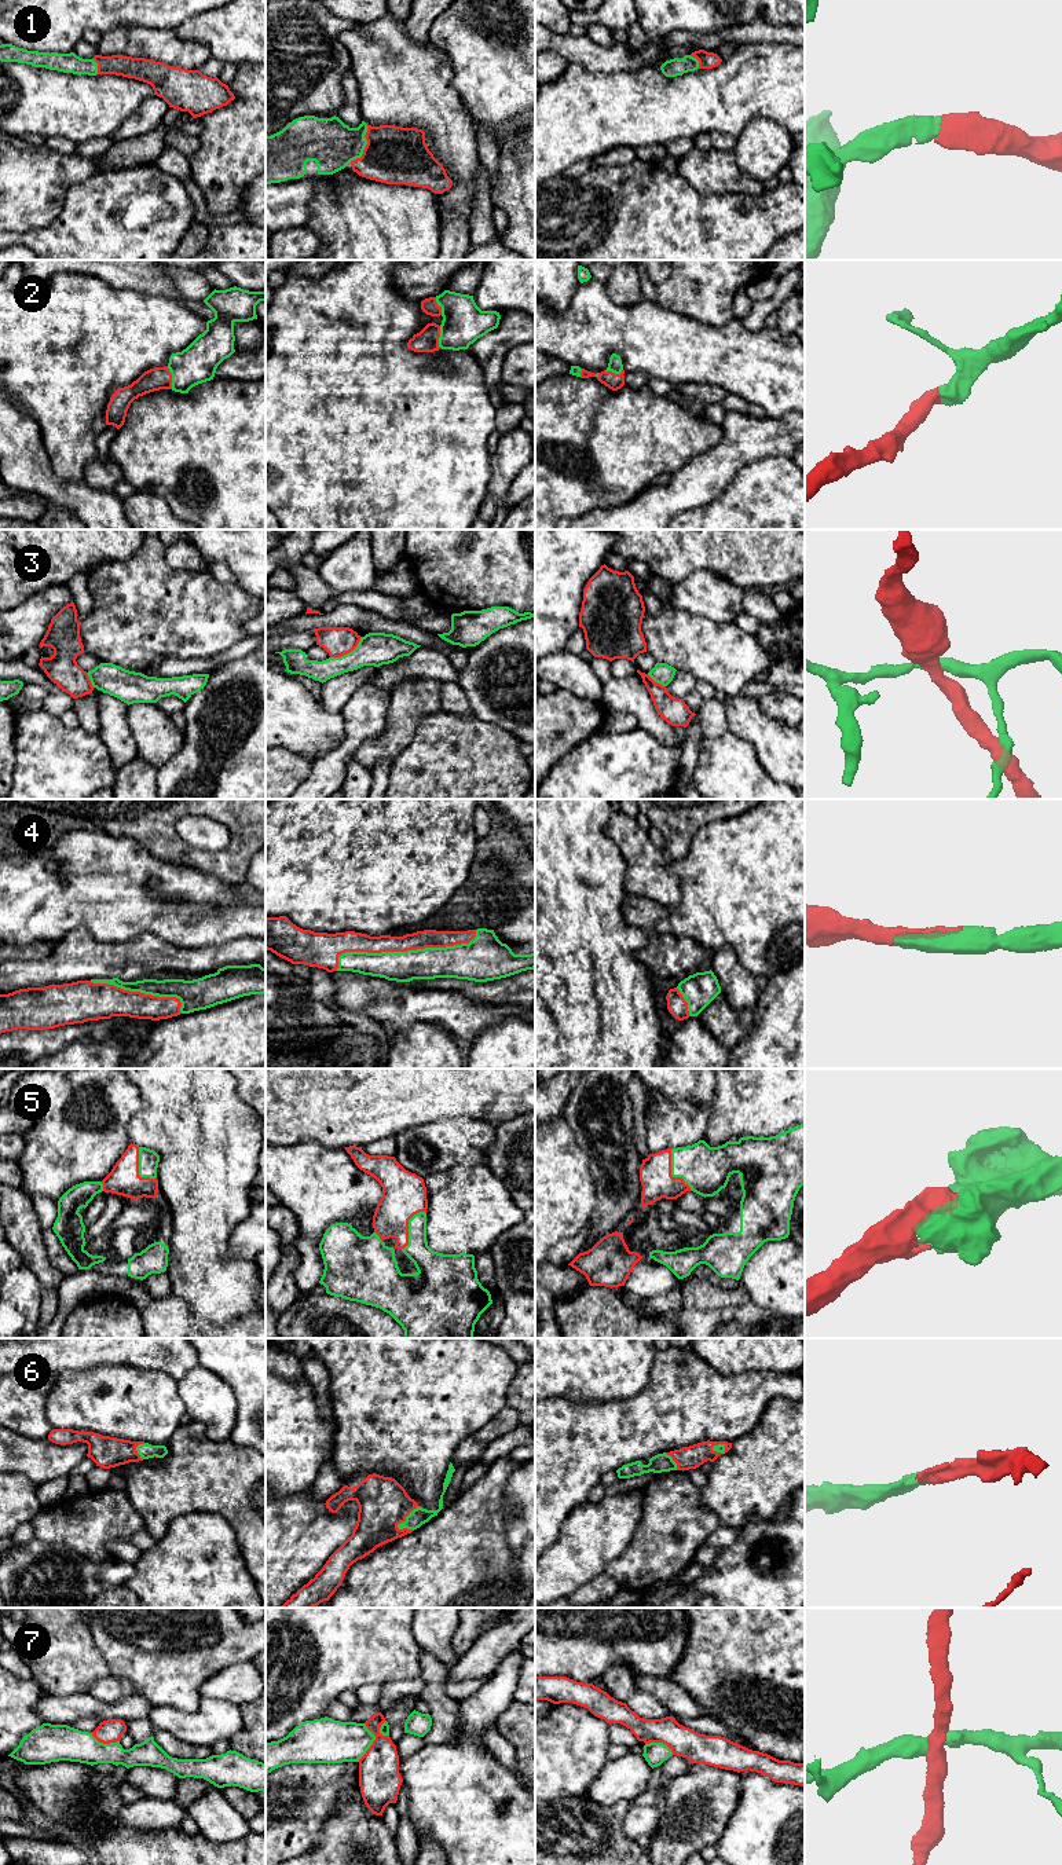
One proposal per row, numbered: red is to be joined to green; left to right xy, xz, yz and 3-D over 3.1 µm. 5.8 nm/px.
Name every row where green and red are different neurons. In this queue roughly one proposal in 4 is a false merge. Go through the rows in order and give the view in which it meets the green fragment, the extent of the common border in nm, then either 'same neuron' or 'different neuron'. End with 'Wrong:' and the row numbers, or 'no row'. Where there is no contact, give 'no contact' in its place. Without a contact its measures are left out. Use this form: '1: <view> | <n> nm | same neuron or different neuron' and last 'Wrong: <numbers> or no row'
1: xz | 240 nm | same neuron
2: xy | 140 nm | same neuron
3: xz | 220 nm | different neuron
4: xz | 850 nm | same neuron
5: yz | 280 nm | same neuron
6: xz | 180 nm | same neuron
7: xz | 220 nm | different neuron
Wrong: 3, 7

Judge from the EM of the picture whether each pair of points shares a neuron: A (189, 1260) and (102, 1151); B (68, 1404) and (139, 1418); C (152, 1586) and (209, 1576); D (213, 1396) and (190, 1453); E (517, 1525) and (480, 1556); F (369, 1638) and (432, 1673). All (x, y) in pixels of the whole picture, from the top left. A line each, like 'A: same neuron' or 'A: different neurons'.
A: different neurons
B: same neuron
C: same neuron
D: different neurons
E: different neurons
F: different neurons

